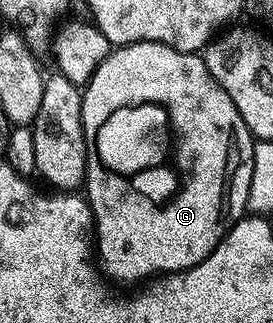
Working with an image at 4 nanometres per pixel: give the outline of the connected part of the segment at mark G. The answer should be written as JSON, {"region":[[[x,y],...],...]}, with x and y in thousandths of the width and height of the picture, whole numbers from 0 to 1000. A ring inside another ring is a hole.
{"region":[[[502,127],[480,139],[421,149],[388,173],[381,195],[366,195],[366,207],[352,207],[337,245],[308,266],[300,294],[300,402],[308,406],[308,430],[315,437],[337,430],[337,406],[359,399],[359,393],[374,387],[374,375],[396,362],[396,350],[410,350],[418,337],[432,337],[432,331],[447,331],[447,325],[476,325],[476,319],[502,319],[509,331],[531,331],[549,344],[590,341],[615,365],[615,412],[623,399],[626,418],[637,421],[637,461],[630,449],[637,511],[623,502],[623,492],[601,492],[579,508],[579,635],[557,635],[549,622],[542,622],[542,635],[535,635],[498,598],[484,598],[469,579],[447,579],[447,567],[440,567],[432,554],[396,554],[396,529],[388,529],[388,505],[381,505],[381,498],[315,498],[308,607],[315,619],[330,625],[330,647],[344,656],[352,783],[363,783],[363,789],[374,793],[374,808],[366,805],[370,830],[385,836],[392,848],[403,842],[432,870],[509,867],[505,873],[516,873],[524,864],[549,864],[568,851],[663,845],[674,833],[718,827],[799,762],[802,743],[828,731],[828,712],[839,709],[861,684],[886,681],[894,663],[905,656],[901,632],[908,628],[908,591],[916,588],[916,570],[923,567],[923,505],[930,502],[938,427],[923,421],[912,393],[894,381],[879,344],[864,344],[864,319],[850,319],[835,282],[821,282],[821,269],[806,269],[806,257],[791,257],[791,245],[762,220],[751,186],[744,186],[725,164],[645,158],[630,146],[590,139],[568,127]]]}

